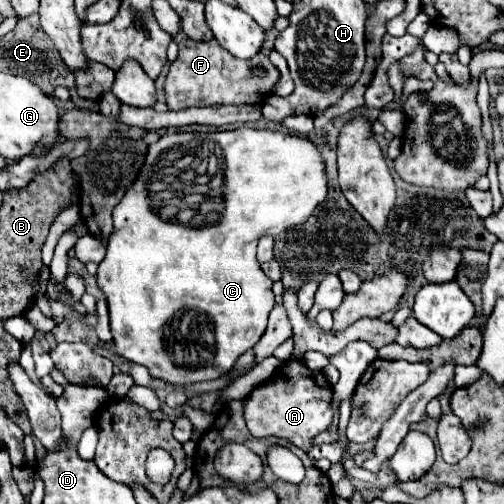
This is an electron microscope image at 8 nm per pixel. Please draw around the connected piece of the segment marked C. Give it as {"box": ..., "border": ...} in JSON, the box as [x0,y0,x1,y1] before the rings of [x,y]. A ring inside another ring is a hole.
{"box":[97,127,325,385],"border":[[[251,127],[217,133],[169,131],[161,135],[157,143],[149,145],[137,179],[127,187],[127,193],[113,209],[115,231],[109,235],[107,255],[97,269],[97,283],[109,305],[115,353],[127,361],[145,365],[153,377],[173,385],[217,379],[227,373],[237,357],[249,351],[265,333],[267,317],[275,305],[271,291],[273,281],[263,273],[255,257],[259,237],[277,235],[287,227],[307,221],[315,205],[323,203],[325,195],[325,163],[317,147],[305,137]],[[211,141],[217,143],[225,157],[223,181],[215,187],[195,181],[203,145],[213,145]]]}

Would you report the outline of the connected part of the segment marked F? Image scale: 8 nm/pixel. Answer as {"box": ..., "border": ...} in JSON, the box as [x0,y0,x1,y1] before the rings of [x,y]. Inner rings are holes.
{"box":[165,39,281,109],"border":[[[185,39],[179,45],[179,55],[169,67],[165,79],[165,99],[169,109],[187,109],[187,107],[207,107],[207,105],[259,105],[277,85],[281,73],[261,51],[253,59],[237,59],[227,49],[223,49],[215,39],[211,41],[193,41]],[[261,65],[267,69],[265,77],[253,77],[251,67]]]}

